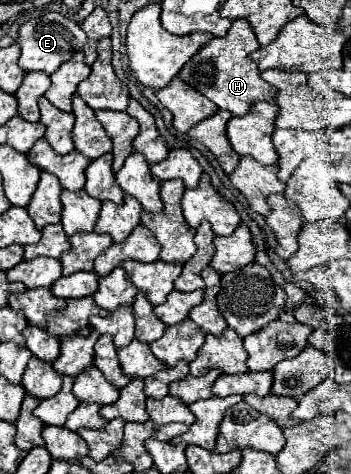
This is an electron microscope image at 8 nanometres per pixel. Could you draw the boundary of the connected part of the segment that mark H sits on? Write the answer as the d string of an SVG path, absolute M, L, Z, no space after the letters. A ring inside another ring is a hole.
M233 20L227 36L213 38L209 44L205 44L199 54L195 54L187 66L179 72L179 78L199 90L203 96L207 96L213 104L217 104L221 110L229 110L233 116L243 116L251 110L255 102L261 100L275 100L275 90L261 78L255 62L249 58L251 52L259 48L259 42L255 38L255 32L251 30L247 20Z

